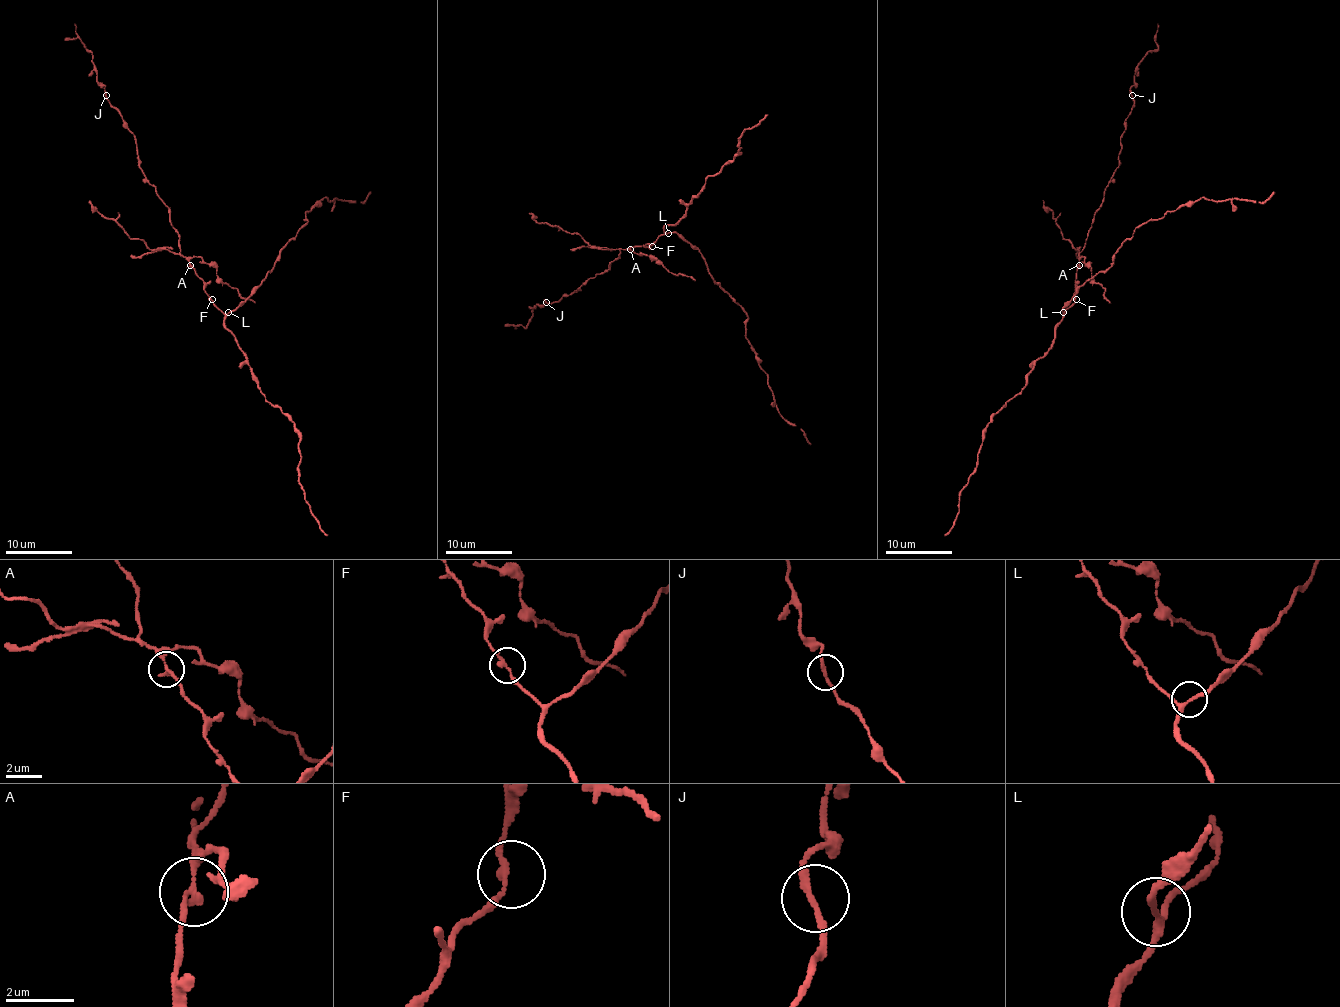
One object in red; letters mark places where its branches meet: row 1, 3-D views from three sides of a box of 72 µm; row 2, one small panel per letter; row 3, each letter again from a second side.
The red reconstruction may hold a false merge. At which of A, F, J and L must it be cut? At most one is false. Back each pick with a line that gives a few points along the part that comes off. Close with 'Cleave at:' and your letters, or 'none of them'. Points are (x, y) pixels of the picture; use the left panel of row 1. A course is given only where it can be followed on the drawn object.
A: foreign part runs (190, 264), (167, 249), (150, 249), (139, 238), (131, 238), (112, 219), (97, 213), (89, 200)
Cleave at: A

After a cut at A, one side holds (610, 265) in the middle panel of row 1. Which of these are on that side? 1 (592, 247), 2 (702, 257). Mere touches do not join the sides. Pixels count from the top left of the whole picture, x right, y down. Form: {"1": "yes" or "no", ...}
{"1": "no", "2": "yes"}

